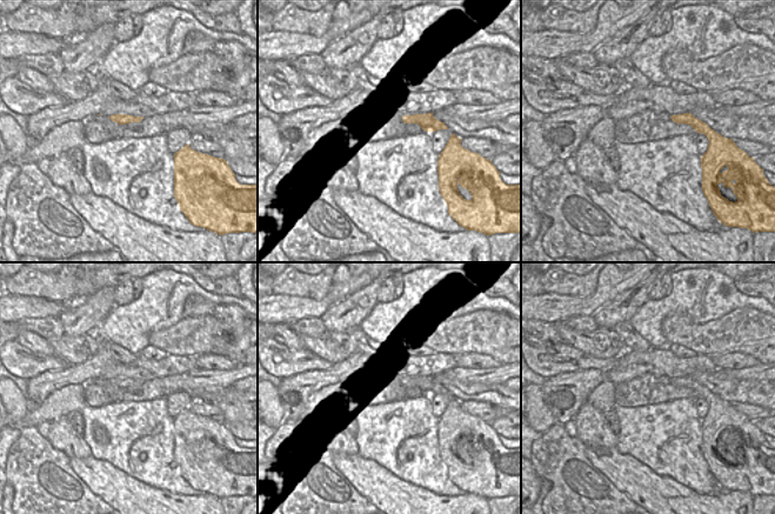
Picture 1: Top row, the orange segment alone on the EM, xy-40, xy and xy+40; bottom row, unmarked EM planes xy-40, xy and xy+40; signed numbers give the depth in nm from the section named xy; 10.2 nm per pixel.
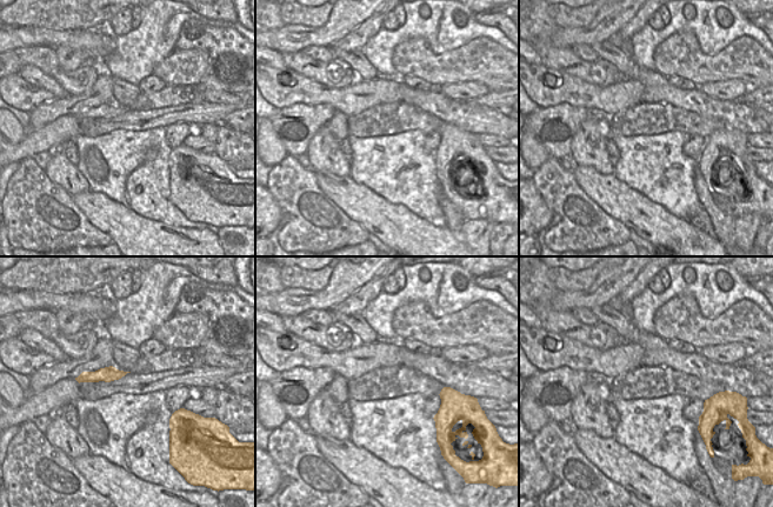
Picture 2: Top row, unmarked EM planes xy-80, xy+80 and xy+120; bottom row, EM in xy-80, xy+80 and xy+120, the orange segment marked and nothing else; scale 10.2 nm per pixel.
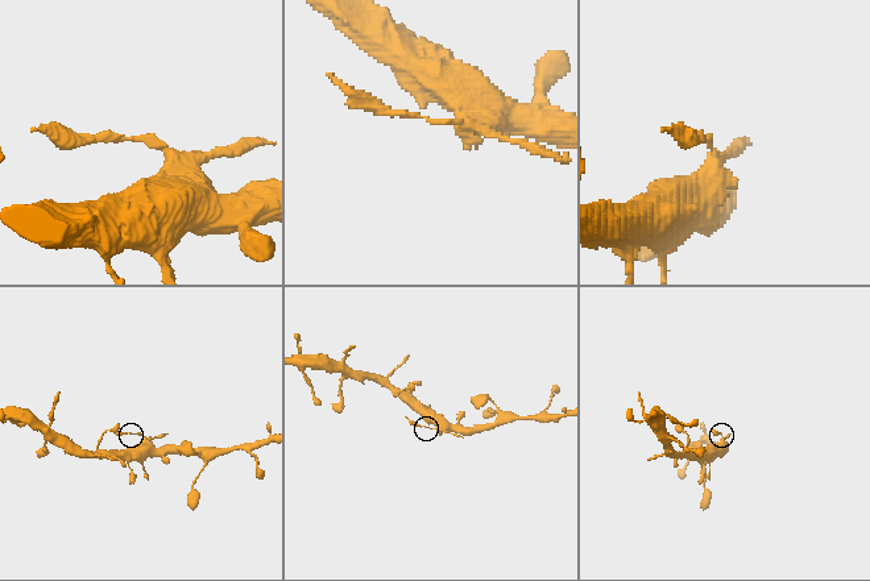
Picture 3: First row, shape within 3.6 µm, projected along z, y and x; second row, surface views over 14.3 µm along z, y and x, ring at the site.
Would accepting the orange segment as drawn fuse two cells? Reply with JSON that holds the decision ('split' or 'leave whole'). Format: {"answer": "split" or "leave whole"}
{"answer": "split"}

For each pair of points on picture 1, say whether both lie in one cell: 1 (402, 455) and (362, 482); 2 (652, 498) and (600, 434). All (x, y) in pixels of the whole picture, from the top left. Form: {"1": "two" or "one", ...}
{"1": "two", "2": "two"}

